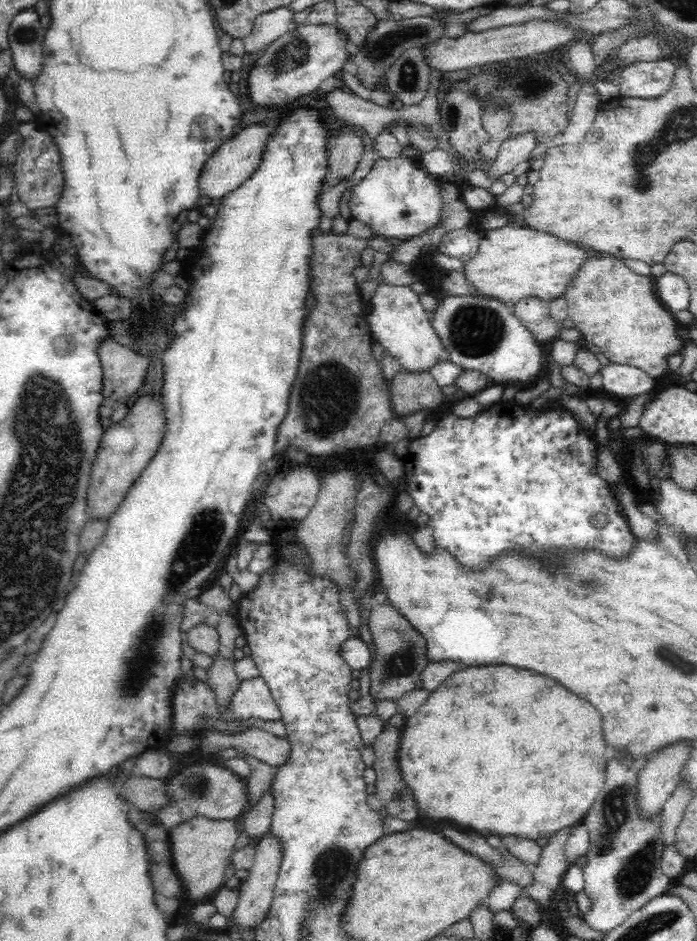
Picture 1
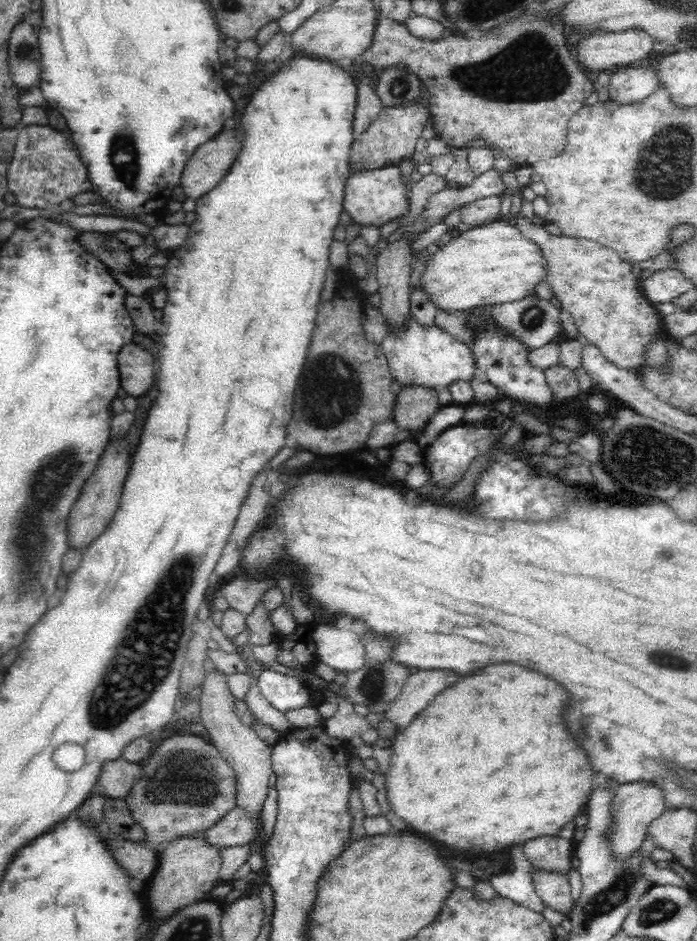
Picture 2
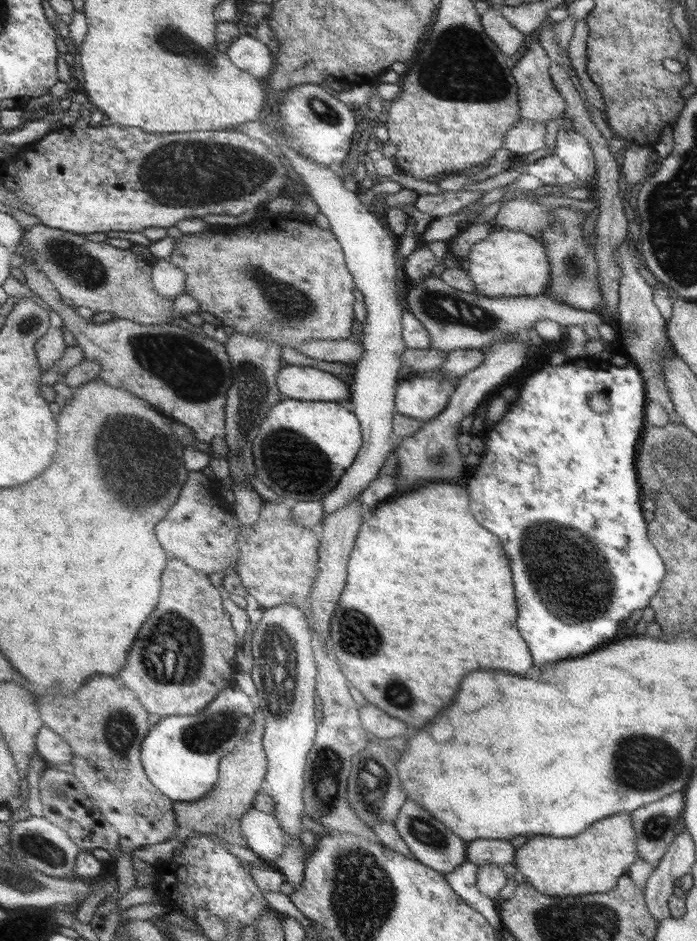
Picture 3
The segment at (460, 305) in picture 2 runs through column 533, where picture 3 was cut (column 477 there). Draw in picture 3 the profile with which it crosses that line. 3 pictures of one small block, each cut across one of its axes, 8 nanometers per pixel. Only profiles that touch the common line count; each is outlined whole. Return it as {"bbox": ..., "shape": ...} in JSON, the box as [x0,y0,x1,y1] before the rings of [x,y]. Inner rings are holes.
{"bbox":[464,228,551,297],"shape":[[[493,228],[485,239],[475,243],[464,263],[475,284],[475,294],[485,297],[530,297],[544,294],[549,288],[551,266],[546,249],[527,233]]]}

